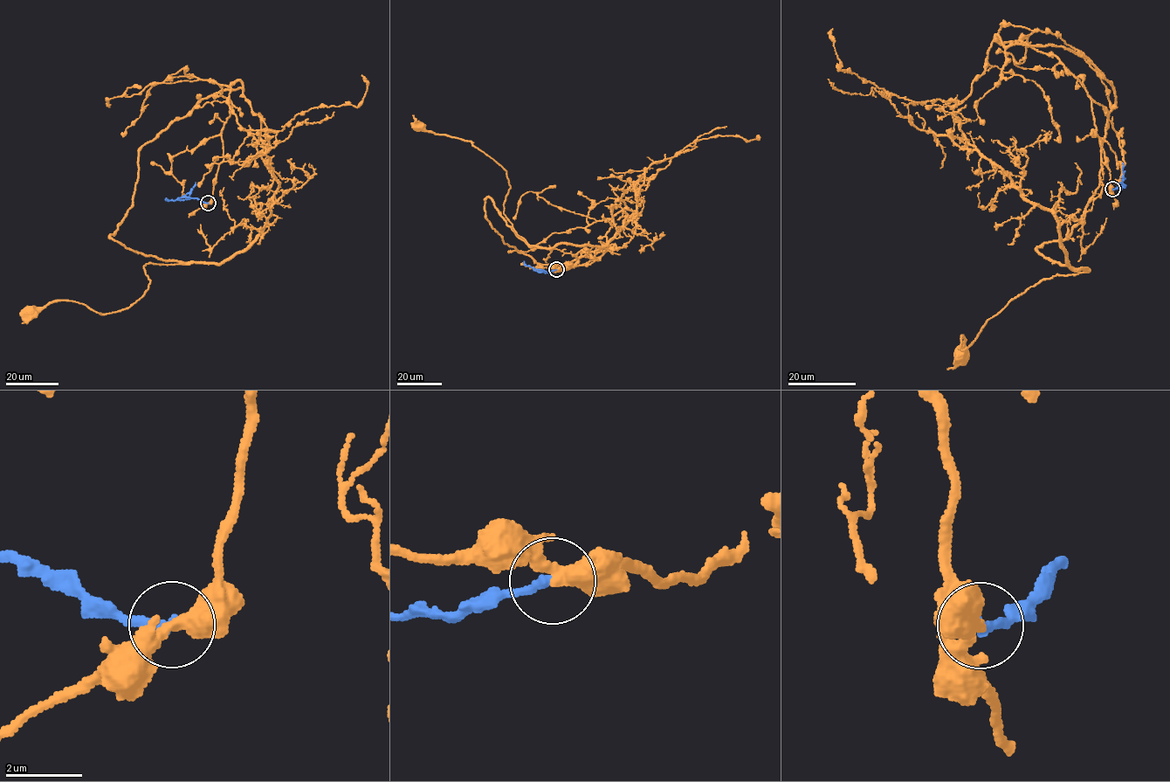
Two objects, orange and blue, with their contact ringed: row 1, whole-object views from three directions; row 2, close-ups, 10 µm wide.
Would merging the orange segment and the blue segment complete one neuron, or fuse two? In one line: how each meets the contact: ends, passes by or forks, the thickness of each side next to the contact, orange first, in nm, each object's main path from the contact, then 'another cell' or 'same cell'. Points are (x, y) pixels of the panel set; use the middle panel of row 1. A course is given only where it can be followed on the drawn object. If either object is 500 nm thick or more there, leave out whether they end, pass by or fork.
orange passes by | blue ends | 380/240 nm | orange via (556, 269), (631, 211), (541, 265), (485, 217), (487, 197), (526, 243), (505, 169), (420, 126) | blue via (556, 269), (536, 269), (523, 261) | another cell

